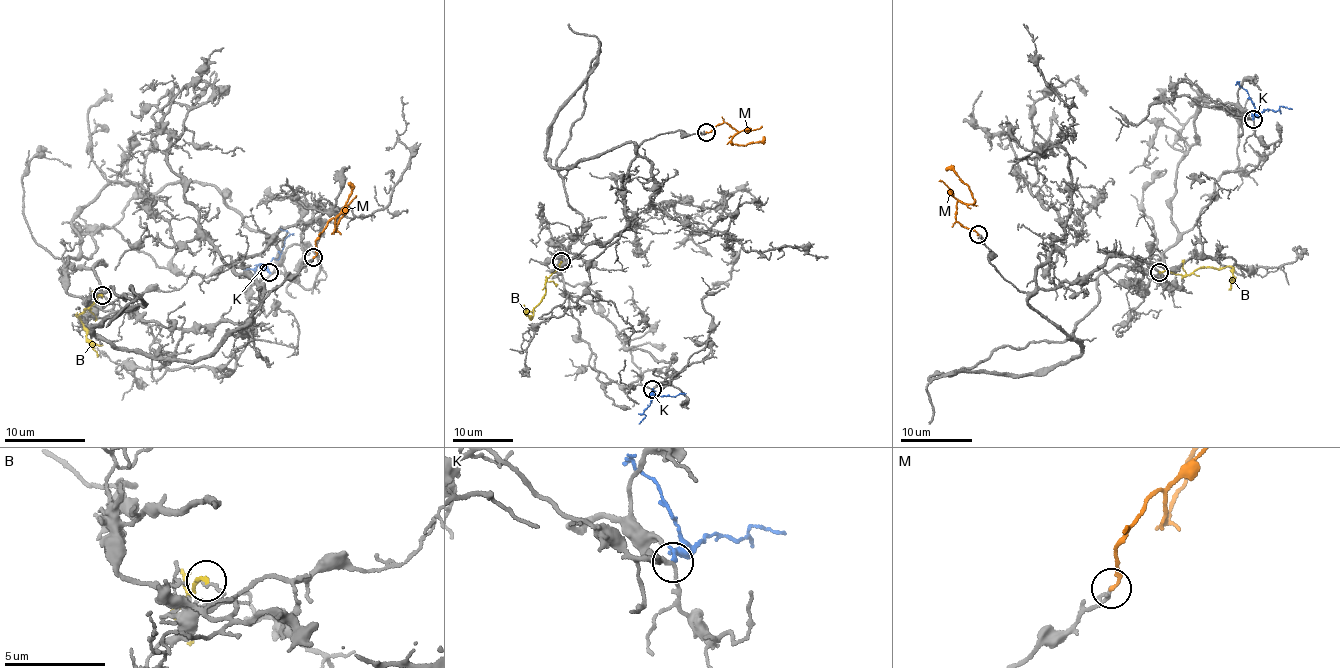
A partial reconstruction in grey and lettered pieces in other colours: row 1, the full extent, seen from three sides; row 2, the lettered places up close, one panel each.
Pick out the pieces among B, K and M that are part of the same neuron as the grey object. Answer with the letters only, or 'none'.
M

